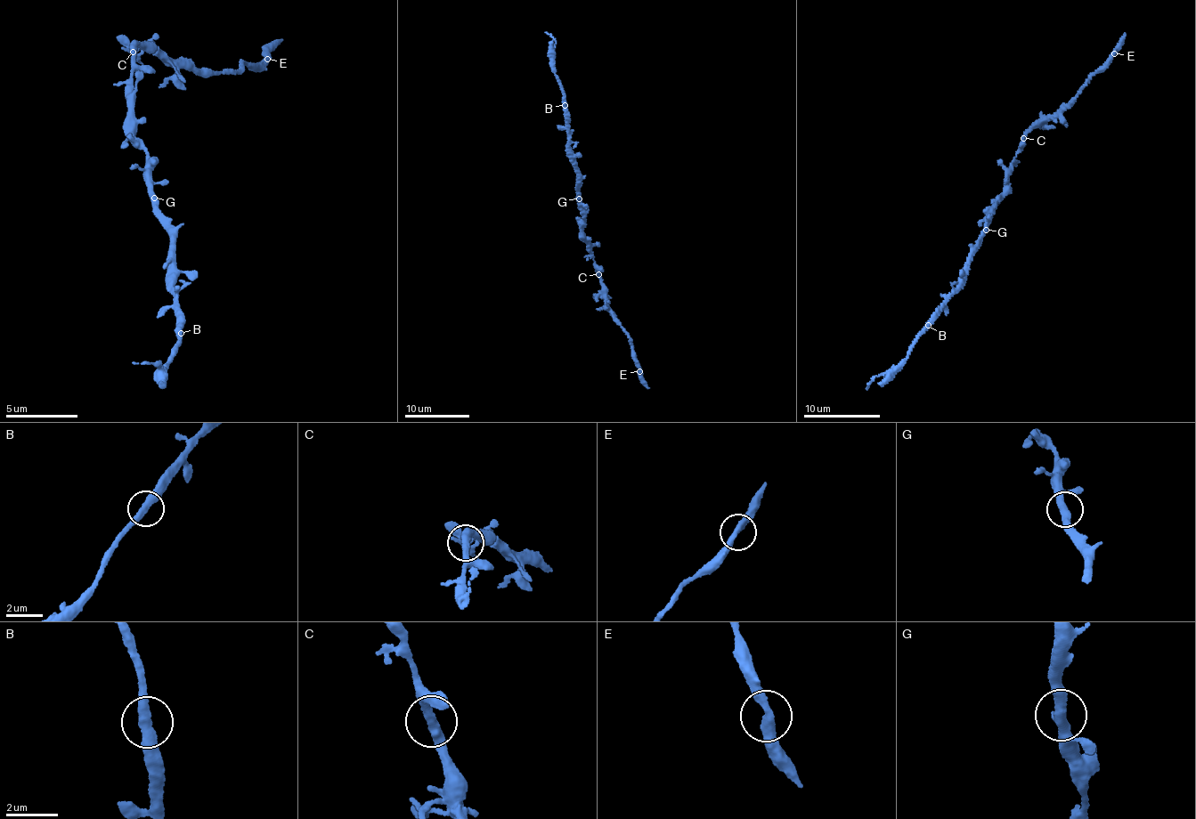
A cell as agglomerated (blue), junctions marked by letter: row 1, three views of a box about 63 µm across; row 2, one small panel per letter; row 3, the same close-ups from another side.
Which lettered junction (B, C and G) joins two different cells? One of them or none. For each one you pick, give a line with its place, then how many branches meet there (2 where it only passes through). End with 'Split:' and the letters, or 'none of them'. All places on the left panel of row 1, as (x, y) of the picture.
Split: none of them

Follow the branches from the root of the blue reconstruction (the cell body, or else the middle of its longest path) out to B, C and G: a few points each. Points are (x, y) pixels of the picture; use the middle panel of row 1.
B: (582, 210), (576, 188), (577, 174), (566, 153), (568, 133), (563, 109), (565, 105)
C: (582, 210), (586, 222), (582, 231), (591, 244), (591, 255), (598, 274)
G: (582, 210), (579, 198)

